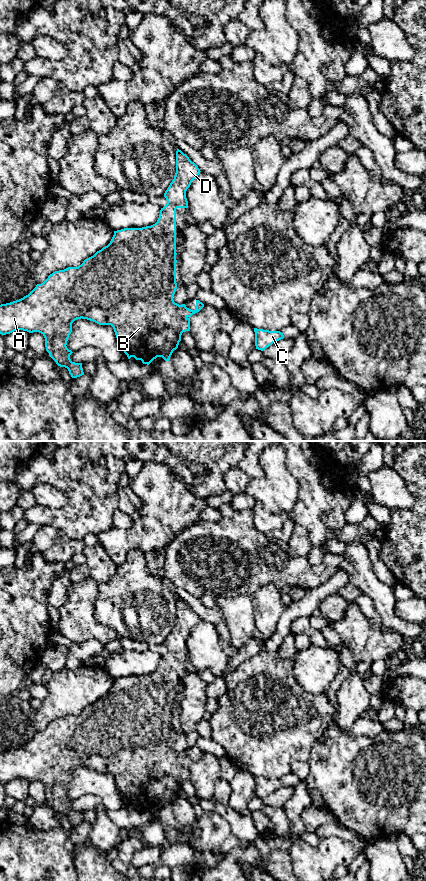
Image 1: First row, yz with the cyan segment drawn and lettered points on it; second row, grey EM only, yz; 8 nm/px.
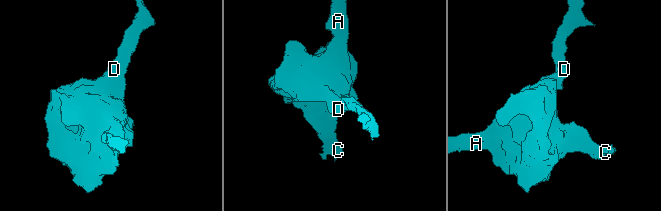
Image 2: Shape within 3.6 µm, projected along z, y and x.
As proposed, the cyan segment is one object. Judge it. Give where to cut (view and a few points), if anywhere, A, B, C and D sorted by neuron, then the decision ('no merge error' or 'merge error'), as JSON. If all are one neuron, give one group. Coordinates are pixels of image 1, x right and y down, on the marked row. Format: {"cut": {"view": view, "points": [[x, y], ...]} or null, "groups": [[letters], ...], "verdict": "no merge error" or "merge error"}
{"cut": null, "groups": [["A", "B", "C", "D"]], "verdict": "no merge error"}

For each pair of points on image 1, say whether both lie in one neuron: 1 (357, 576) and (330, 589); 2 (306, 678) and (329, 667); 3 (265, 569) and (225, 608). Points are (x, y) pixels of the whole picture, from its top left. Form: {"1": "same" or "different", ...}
{"1": "different", "2": "same", "3": "different"}

